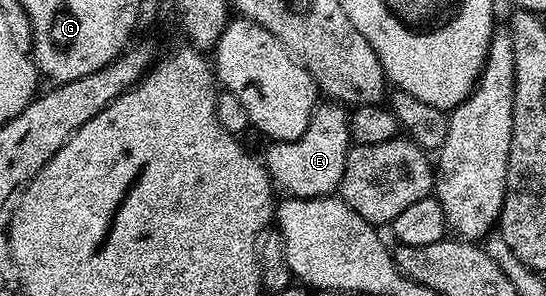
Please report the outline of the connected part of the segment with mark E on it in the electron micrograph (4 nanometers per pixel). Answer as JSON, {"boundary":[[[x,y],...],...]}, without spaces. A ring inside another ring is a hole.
{"boundary":[[[319,104],[314,107],[314,115],[304,132],[296,140],[287,142],[270,142],[267,145],[264,165],[270,173],[270,181],[283,195],[291,198],[324,198],[333,195],[342,185],[344,168],[352,149],[350,141],[350,115],[347,107],[342,104]]]}

